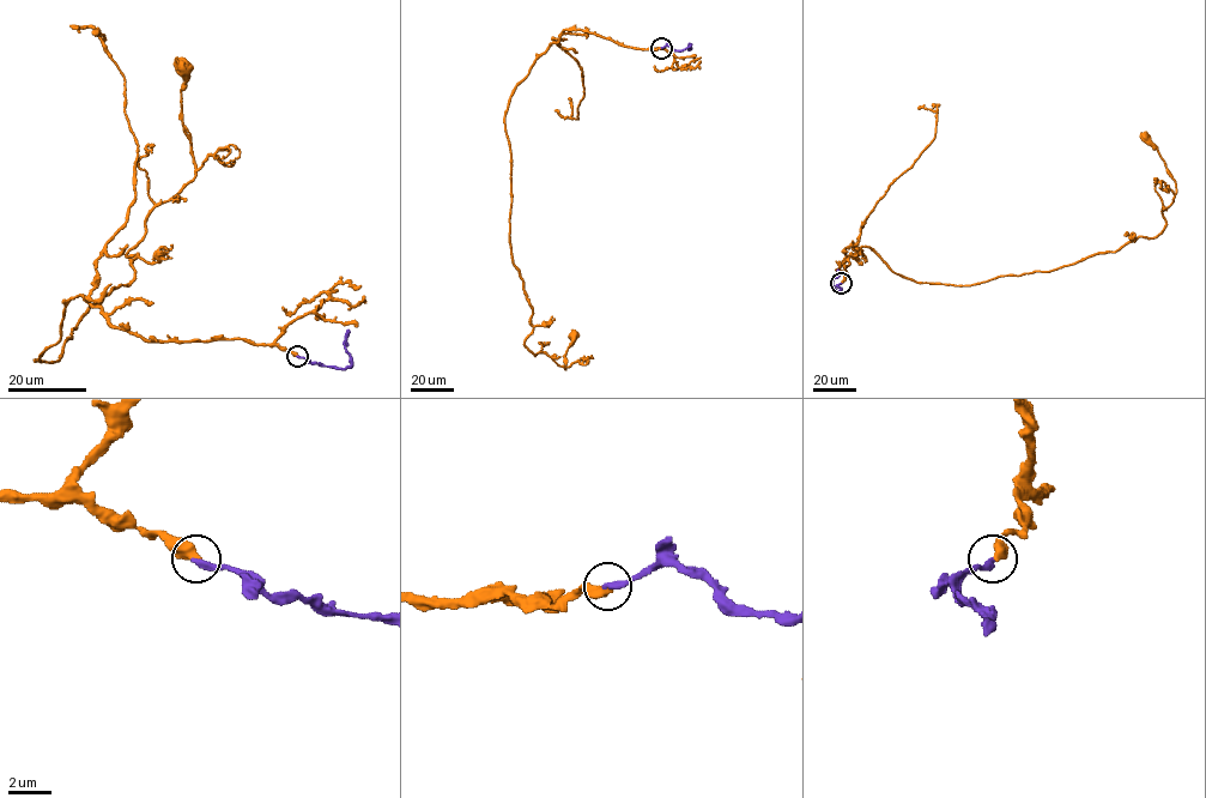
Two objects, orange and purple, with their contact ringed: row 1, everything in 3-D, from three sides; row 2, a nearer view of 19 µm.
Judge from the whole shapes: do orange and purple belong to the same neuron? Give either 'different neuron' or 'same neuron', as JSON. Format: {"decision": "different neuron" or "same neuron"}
{"decision": "same neuron"}

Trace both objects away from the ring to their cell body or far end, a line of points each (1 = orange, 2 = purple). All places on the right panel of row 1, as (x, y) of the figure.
1: (841, 283), (841, 261), (861, 247), (919, 283), (958, 285), (1049, 271), (1157, 237), (1176, 187), (1145, 135)
2: (841, 283), (837, 286), (841, 289), (834, 288), (837, 270)

